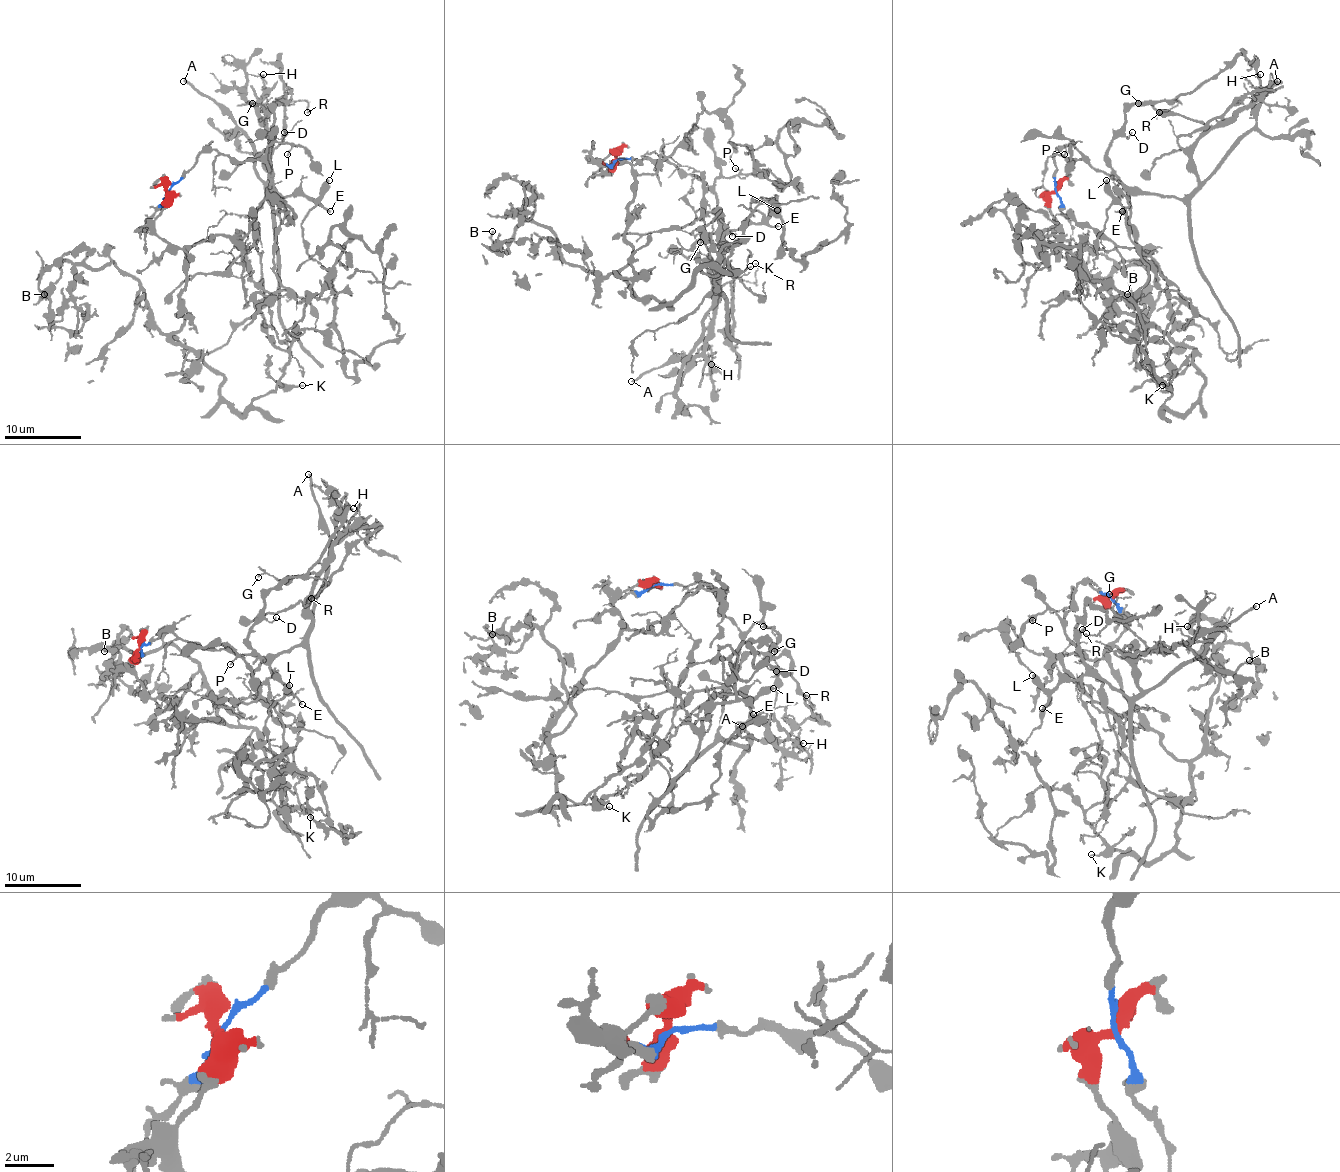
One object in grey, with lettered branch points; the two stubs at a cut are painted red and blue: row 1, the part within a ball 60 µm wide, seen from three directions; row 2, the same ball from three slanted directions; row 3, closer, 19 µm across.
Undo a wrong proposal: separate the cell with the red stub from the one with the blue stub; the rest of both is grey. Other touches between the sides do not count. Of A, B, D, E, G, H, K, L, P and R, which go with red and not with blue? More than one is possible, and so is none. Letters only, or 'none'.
B, K

